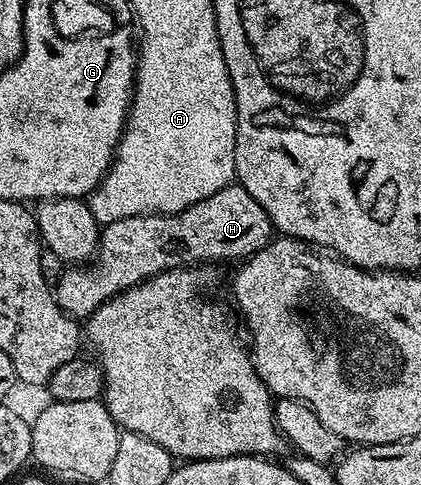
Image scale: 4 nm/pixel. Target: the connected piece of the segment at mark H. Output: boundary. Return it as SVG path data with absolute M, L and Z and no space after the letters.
M233 183L180 213L143 213L103 226L94 263L80 263L75 267L65 268L54 282L56 302L60 310L68 316L87 319L102 302L124 292L131 285L139 285L140 282L148 281L168 269L196 267L201 263L212 263L212 260L226 261L230 257L247 259L263 249L273 237L272 220L266 215L264 208L254 199L254 195L247 193L239 183Z

